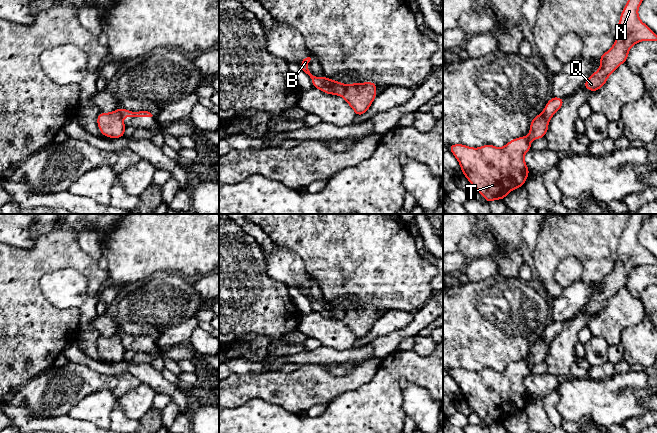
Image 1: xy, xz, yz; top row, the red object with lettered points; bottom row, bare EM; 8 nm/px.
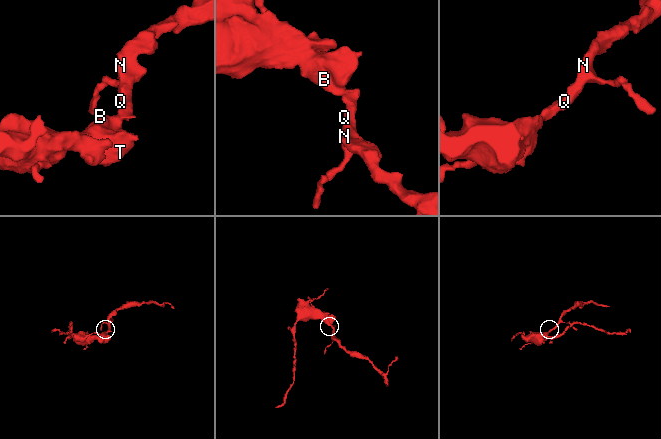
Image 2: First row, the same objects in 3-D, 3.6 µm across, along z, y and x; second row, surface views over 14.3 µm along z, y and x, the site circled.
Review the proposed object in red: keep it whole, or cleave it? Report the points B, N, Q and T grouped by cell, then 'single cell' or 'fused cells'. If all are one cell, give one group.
groups B T / N Q; fused cells

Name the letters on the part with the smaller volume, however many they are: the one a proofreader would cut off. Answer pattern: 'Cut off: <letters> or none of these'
Cut off: N, Q

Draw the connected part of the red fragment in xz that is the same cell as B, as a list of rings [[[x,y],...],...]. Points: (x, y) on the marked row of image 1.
[[[310,57],[303,59],[301,68],[312,79],[312,87],[318,88],[326,94],[342,96],[346,90],[345,84],[339,81],[328,79],[325,75],[322,78],[313,76],[307,67],[307,64],[310,62],[310,60]]]

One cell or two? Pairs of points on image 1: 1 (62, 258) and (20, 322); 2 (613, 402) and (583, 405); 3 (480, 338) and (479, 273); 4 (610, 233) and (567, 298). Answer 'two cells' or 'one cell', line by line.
1: one cell
2: one cell
3: two cells
4: two cells

